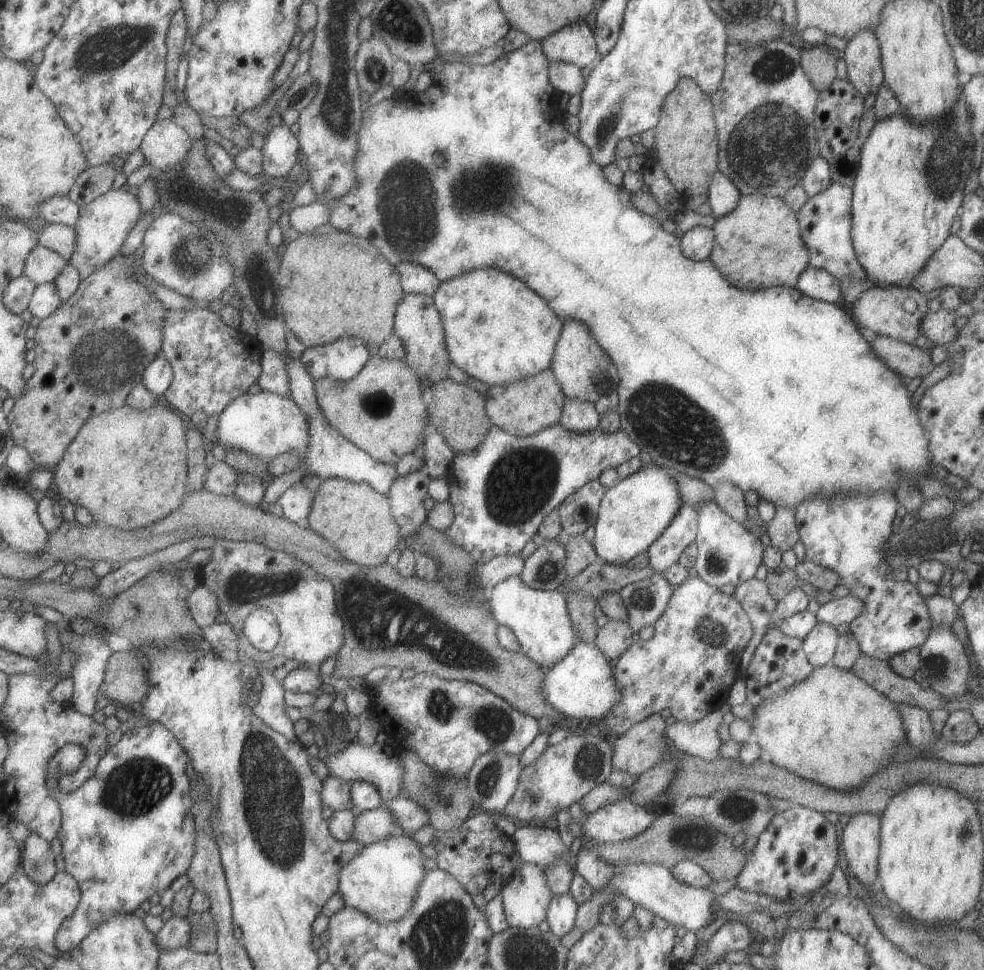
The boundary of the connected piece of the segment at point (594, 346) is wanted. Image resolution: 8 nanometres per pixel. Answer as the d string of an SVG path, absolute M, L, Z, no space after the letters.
M565 320L565 328L563 334L561 334L561 340L557 342L557 350L555 350L555 356L553 356L551 369L556 372L567 398L571 398L571 400L579 398L583 402L589 402L589 404L593 405L598 415L607 410L616 410L619 402L617 388L620 382L616 365L613 364L612 357L609 357L609 376L605 383L609 387L609 392L607 394L599 394L595 384L591 382L591 376L597 372L599 364L603 364L603 350L601 350L600 344L595 338L591 336L591 332L585 328L585 324L581 324L579 320Z

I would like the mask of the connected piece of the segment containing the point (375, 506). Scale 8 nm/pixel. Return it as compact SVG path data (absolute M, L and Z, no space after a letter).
M339 477L322 479L313 512L304 525L331 541L347 560L361 566L384 565L389 554L398 549L399 540L404 540L388 495L377 492L367 482Z

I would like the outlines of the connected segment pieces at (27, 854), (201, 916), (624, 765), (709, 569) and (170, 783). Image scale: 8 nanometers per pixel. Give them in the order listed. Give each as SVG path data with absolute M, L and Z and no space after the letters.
M30 834L22 844L22 864L27 876L35 884L45 886L55 880L58 870L55 866L55 852L51 842L39 834Z
M211 911L190 912L187 916L193 925L189 948L200 953L218 952L218 928Z
M660 714L633 724L623 735L612 738L612 770L639 776L662 761L669 745L665 739L665 723Z
M715 501L701 502L697 510L697 556L695 559L696 576L705 584L719 588L723 584L736 587L738 584L753 578L757 568L761 565L763 546L757 536L751 534L742 523L733 520L725 514Z
M149 722L145 726L127 730L127 732L122 734L121 740L116 745L113 745L104 758L100 760L96 775L85 781L83 786L80 786L77 790L69 793L61 792L60 788L49 785L51 797L59 800L61 814L63 814L61 832L59 832L57 839L62 846L61 852L65 856L65 869L71 876L77 878L79 887L82 890L82 899L77 910L59 928L56 943L60 951L73 951L97 926L101 926L105 920L109 920L109 918L113 918L117 914L131 914L135 912L145 900L155 896L155 893L165 892L167 888L171 888L171 885L177 878L188 874L195 852L197 852L197 832L195 832L195 816L193 816L193 794L191 794L191 780L187 776L189 760L190 758L187 756L185 748L181 746L181 741L175 736L174 732L171 732L167 726L160 722Z

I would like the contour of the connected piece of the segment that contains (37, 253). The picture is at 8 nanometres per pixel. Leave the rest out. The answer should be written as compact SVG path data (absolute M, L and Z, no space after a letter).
M37 245L28 256L24 272L35 284L51 284L68 263L60 252Z

